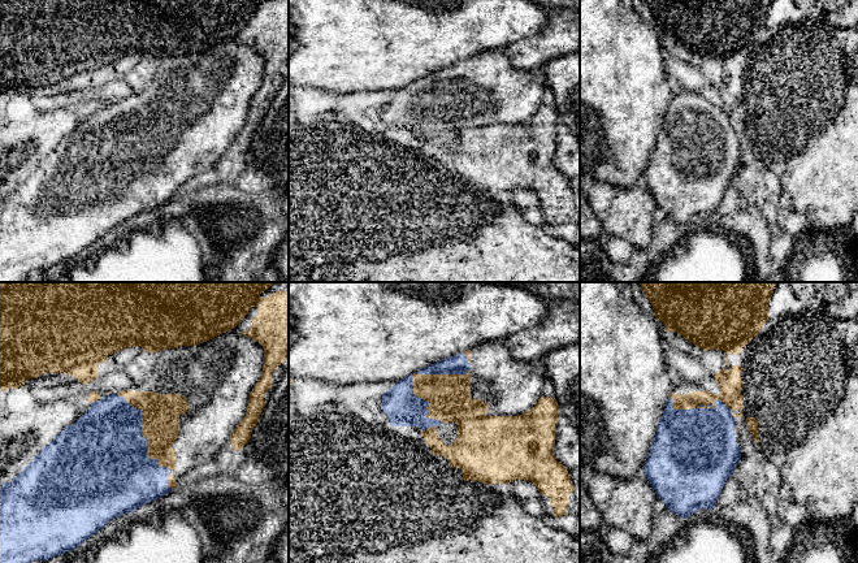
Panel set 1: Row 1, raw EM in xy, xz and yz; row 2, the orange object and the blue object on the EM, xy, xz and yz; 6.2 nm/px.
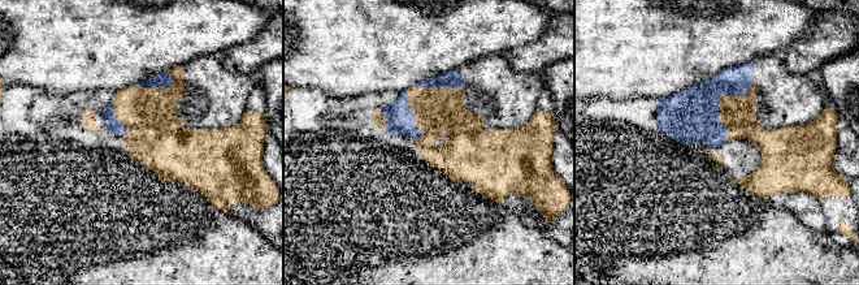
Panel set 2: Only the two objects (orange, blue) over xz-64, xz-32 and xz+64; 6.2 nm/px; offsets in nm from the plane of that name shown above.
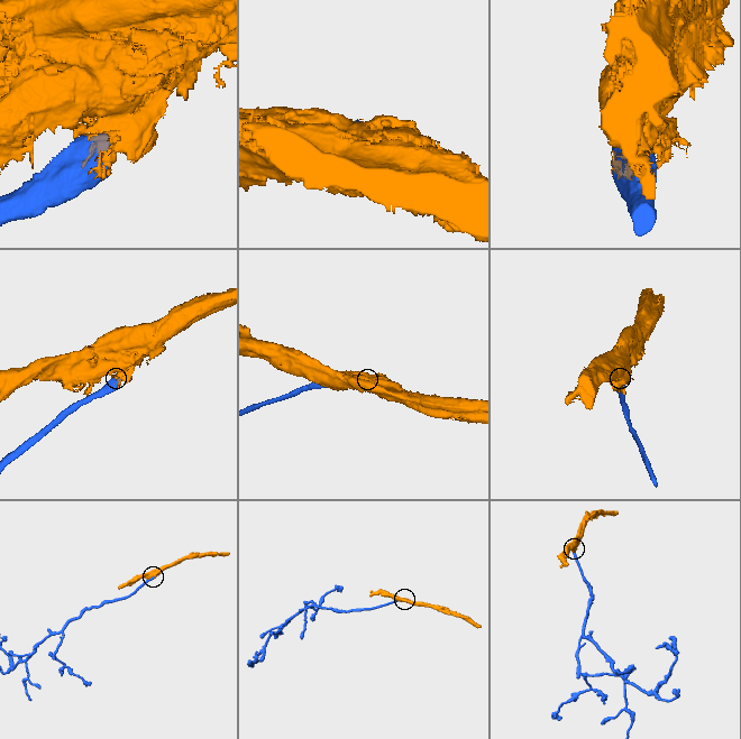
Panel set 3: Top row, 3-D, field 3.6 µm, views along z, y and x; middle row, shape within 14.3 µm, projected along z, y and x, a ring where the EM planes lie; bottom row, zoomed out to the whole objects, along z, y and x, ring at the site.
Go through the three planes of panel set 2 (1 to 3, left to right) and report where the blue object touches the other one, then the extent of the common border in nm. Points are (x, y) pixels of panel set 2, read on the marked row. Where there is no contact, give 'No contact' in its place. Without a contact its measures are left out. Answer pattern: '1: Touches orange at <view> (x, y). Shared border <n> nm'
1: Touches orange at xz-64 (155, 87). Shared border 260 nm
2: Touches orange at xz-32 (413, 113). Shared border 320 nm
3: Touches orange at xz+64 (723, 95). Shared border 460 nm

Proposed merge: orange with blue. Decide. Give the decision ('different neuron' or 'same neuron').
different neuron

